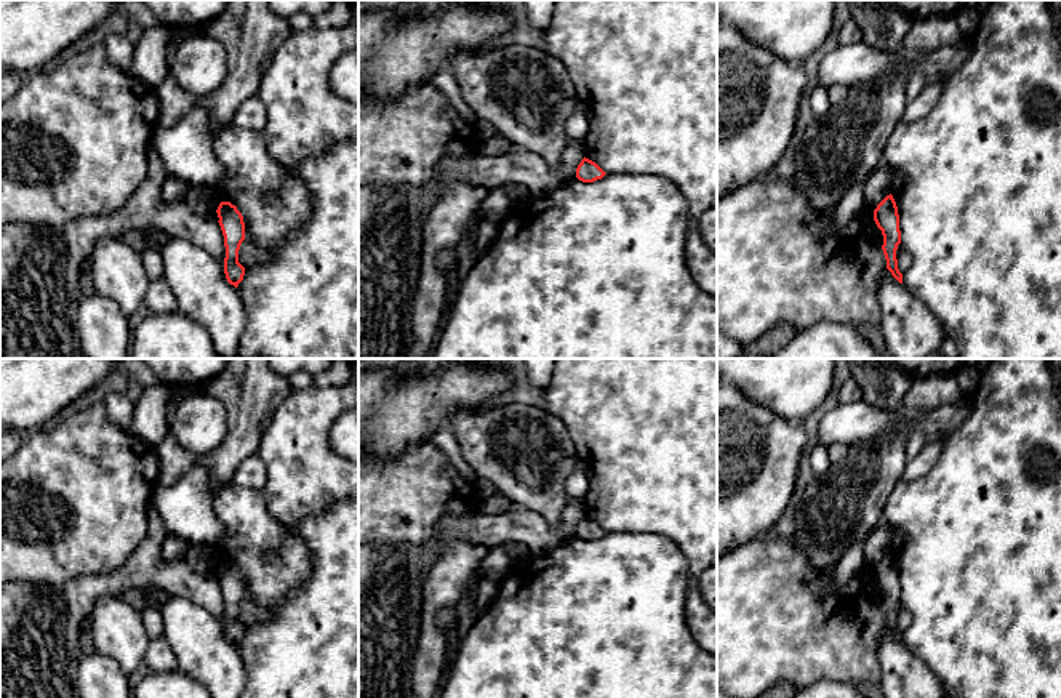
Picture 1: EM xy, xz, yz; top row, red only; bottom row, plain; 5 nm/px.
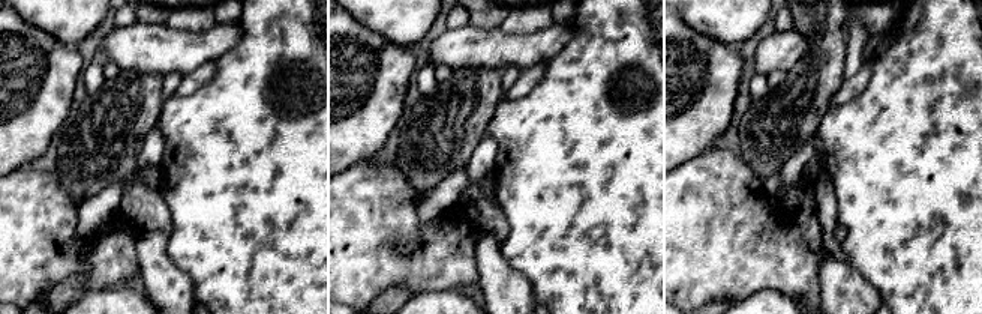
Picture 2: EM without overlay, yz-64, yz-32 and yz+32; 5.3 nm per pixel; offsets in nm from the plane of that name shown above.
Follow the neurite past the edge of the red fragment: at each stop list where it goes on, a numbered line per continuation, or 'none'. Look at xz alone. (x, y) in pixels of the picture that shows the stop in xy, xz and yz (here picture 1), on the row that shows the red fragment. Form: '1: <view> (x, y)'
none

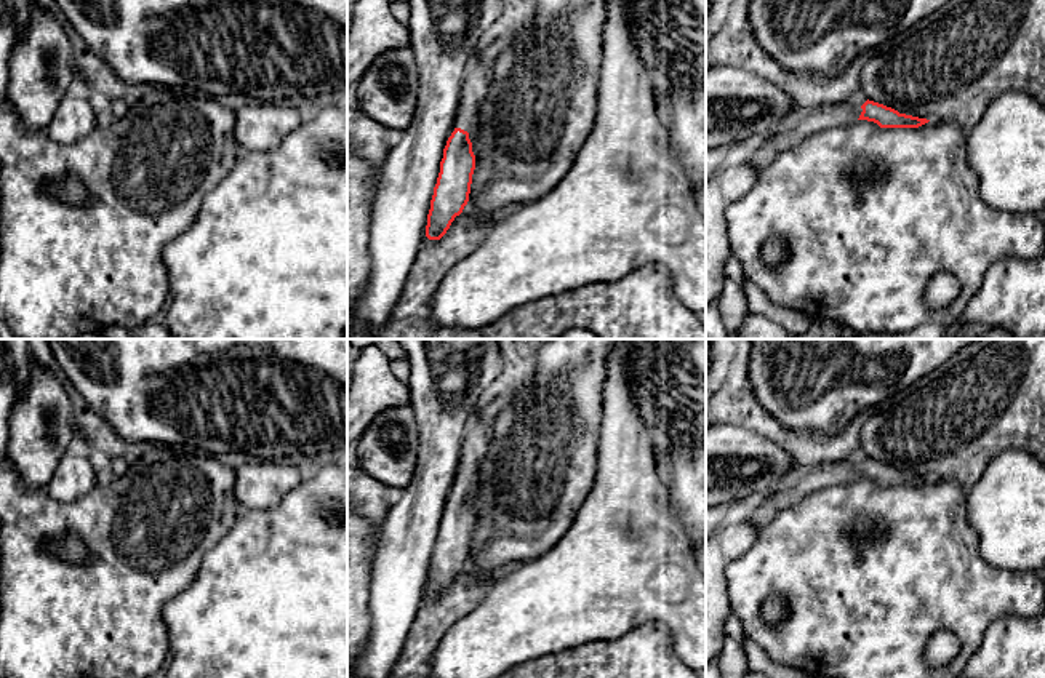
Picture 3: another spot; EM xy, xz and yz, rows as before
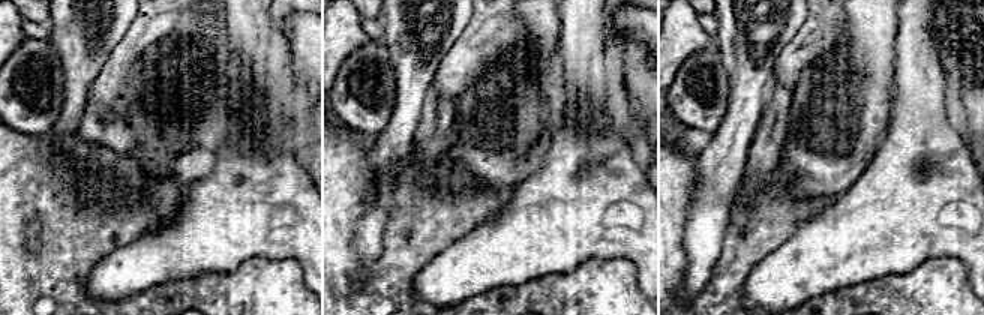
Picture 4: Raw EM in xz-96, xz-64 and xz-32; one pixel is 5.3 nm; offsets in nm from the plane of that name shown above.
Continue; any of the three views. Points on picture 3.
1: xz (476, 82)

